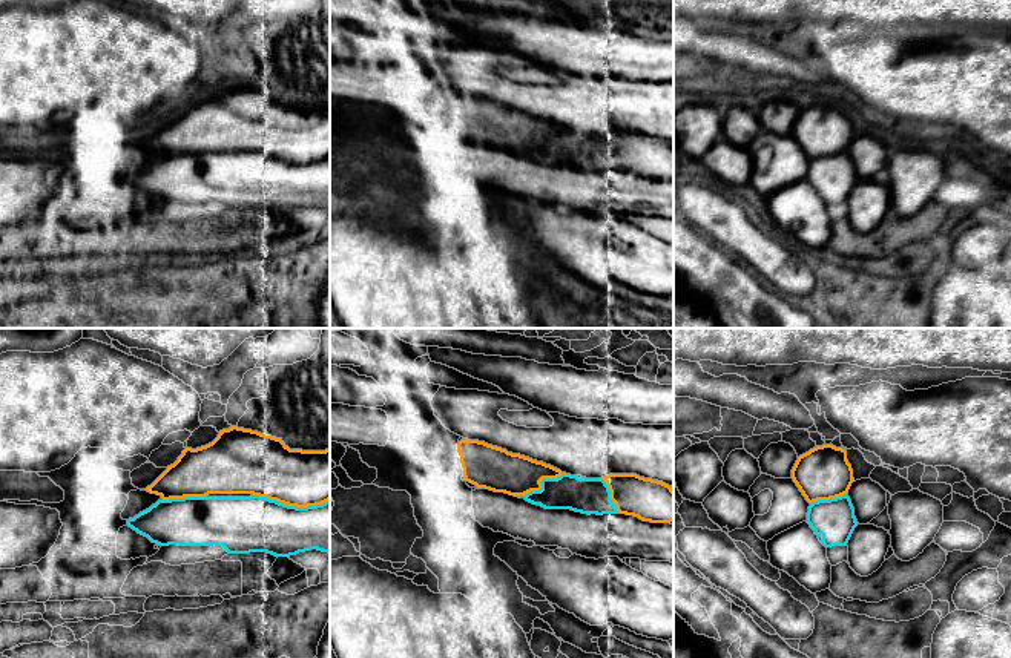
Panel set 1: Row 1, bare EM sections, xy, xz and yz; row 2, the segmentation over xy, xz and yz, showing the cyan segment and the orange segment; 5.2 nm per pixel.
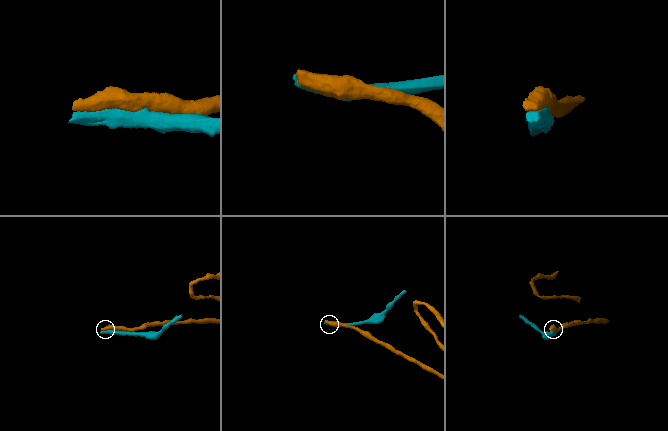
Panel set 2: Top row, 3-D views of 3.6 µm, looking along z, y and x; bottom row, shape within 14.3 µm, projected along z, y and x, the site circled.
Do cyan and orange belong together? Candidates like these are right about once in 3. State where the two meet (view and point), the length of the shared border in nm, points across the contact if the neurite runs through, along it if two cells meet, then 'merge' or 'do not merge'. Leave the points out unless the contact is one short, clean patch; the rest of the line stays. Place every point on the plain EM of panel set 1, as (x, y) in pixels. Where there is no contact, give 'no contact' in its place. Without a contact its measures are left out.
xy (292, 163) | 400 nm | do not merge

